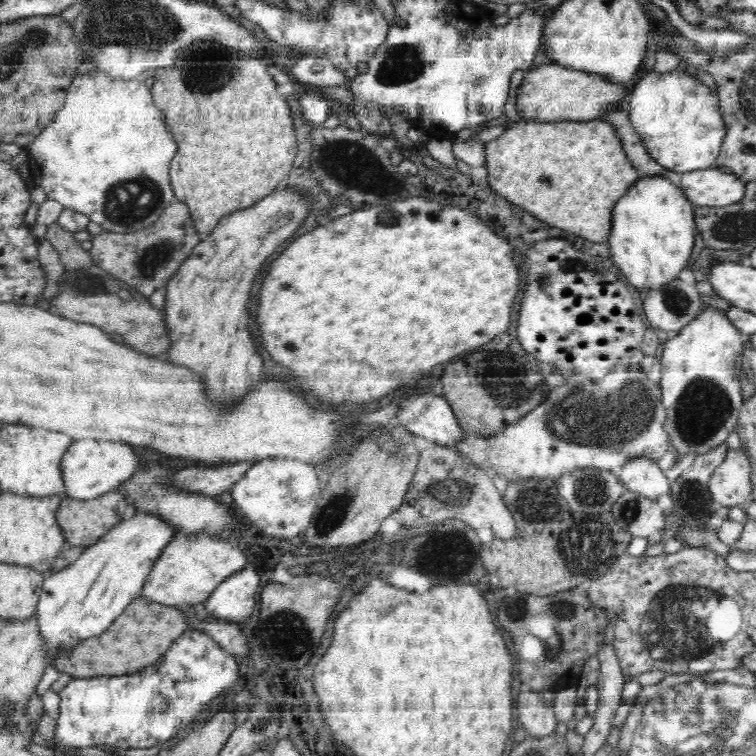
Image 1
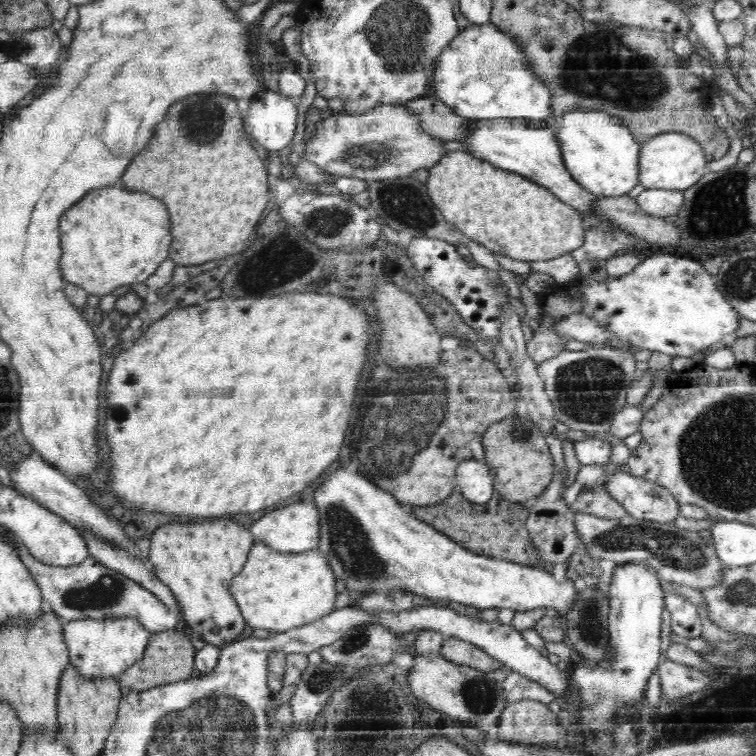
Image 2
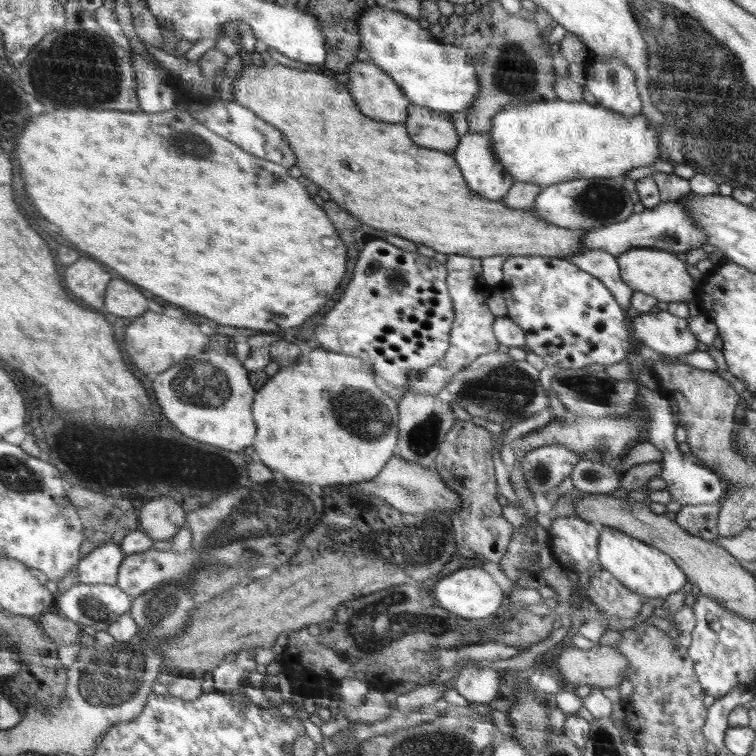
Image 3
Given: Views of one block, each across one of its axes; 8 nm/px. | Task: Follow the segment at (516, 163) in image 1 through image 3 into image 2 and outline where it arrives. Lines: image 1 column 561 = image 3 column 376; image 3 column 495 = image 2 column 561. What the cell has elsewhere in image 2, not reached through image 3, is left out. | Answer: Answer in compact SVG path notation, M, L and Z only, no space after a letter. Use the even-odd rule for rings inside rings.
M468 151L447 152L429 169L426 188L435 208L470 240L514 260L550 260L584 244L587 225L579 212L524 175L496 168Z

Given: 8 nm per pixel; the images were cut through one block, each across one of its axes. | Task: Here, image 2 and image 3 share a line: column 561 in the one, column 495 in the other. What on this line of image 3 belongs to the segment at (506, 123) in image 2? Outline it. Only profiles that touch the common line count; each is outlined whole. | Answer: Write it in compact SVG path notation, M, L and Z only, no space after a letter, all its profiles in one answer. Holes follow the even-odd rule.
M466 133L452 154L471 189L482 197L496 201L510 192L515 178L496 157L490 133Z

